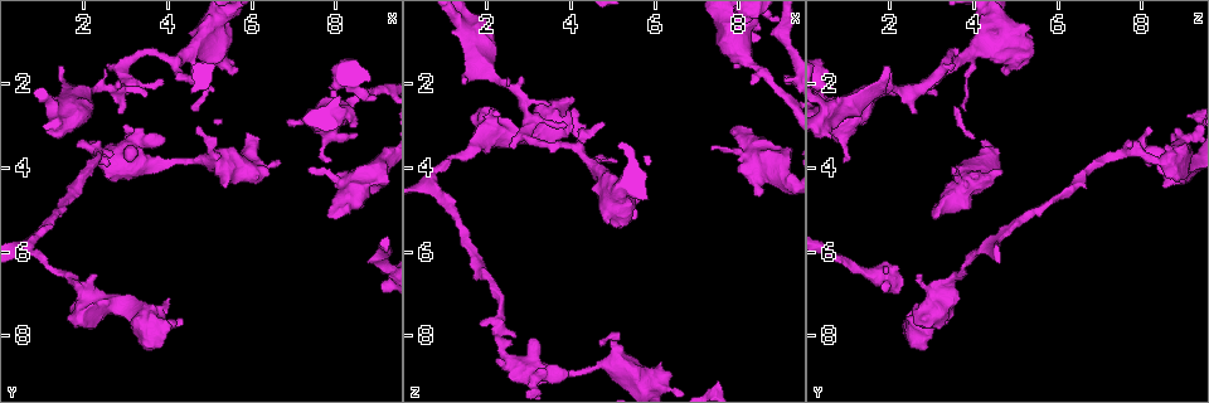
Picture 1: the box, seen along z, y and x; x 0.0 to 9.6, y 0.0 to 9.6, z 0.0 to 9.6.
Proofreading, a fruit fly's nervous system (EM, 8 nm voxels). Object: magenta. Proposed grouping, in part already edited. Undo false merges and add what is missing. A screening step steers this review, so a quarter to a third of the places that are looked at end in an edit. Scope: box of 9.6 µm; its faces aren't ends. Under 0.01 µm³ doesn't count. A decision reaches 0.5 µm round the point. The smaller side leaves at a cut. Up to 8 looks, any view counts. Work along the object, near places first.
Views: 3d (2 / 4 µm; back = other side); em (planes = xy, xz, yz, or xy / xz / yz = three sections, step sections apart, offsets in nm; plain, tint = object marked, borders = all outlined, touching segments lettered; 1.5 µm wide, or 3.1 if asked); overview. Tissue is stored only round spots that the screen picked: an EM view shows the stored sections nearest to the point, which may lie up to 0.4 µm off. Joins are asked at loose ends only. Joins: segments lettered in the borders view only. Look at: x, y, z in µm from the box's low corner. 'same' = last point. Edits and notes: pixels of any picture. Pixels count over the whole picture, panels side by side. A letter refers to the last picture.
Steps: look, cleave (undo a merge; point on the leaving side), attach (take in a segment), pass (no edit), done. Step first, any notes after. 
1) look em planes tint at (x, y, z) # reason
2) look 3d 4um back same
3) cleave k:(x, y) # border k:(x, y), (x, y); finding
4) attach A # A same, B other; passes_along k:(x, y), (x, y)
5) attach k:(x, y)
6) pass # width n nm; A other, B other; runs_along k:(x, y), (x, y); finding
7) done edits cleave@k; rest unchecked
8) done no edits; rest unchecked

look 3d 2um at (1.40, 1.60, 1.95) # thin end

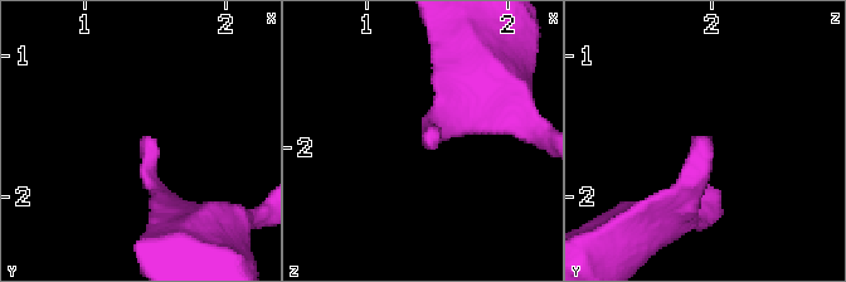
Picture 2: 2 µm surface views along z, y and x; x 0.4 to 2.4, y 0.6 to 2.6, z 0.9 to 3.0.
look em planes plain at (1.44, 1.56, 1.96) # now the EM

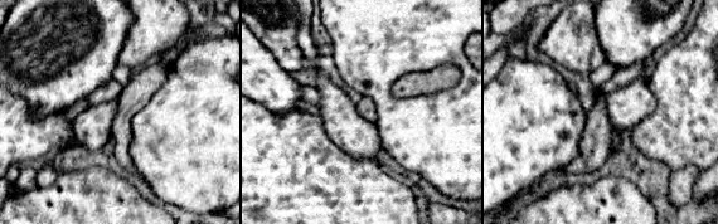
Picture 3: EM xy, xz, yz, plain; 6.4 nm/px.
look em planes borders same # what lies round it

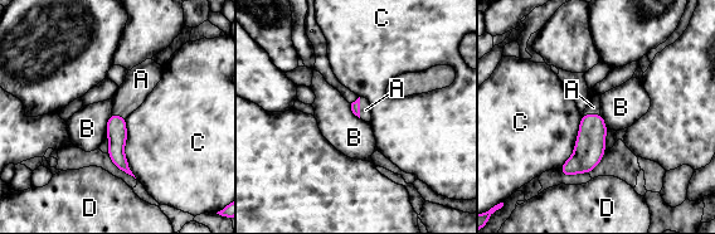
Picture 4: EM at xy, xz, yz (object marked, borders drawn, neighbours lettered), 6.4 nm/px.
attach A # longest_contact C 380 nm; A same, B other, C other, D other; passes_along 4:(355, 106), (359, 107), (365, 110); the neuron continues

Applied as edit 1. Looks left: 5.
look 3d 4um at (4.05, 7.20, 3.10) # thick end

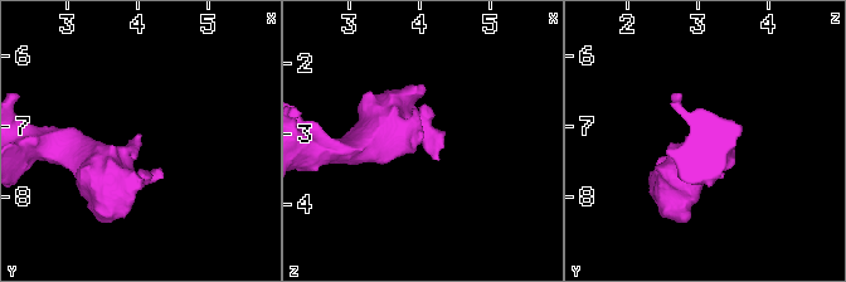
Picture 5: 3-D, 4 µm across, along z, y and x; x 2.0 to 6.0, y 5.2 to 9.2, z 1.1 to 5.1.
look em xy step 8 borders at (4.00, 7.10, 3.10) # need the tissue

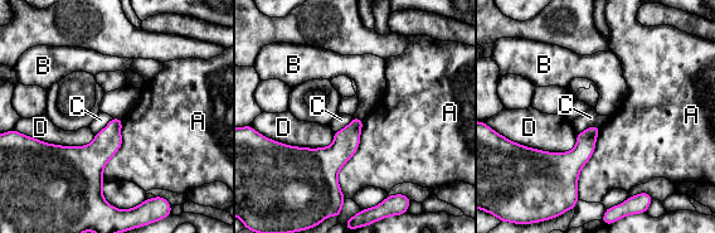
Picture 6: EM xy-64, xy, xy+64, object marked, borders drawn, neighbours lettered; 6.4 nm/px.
look em planes borders same

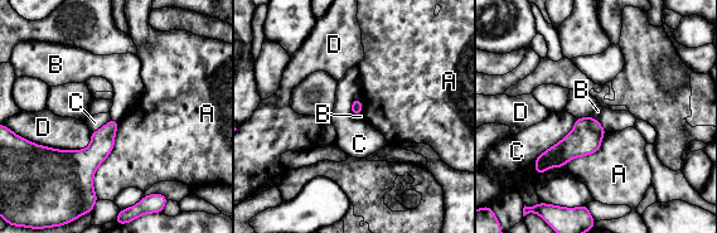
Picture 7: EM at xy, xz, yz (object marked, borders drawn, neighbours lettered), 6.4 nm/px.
pass # A other, B other, C other, D other; border 7:(112, 119), (119, 122); no lettered segment goes on from it

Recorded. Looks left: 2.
look em planes tint at (0.60, 5.90, 4.30) # arms part here

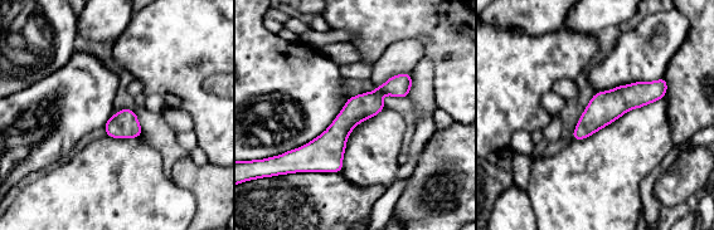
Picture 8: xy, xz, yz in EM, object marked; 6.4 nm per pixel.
look em planes borders same

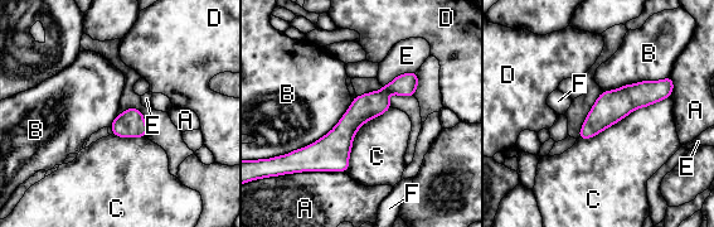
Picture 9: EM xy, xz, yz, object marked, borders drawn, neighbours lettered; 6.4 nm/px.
pass # A other, B other, C other, D other, E other, F other; runs_along 9:(413, 75), (299, 167); continuous, no second neuron

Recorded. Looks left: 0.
done edits attach@4; rest unchecked

